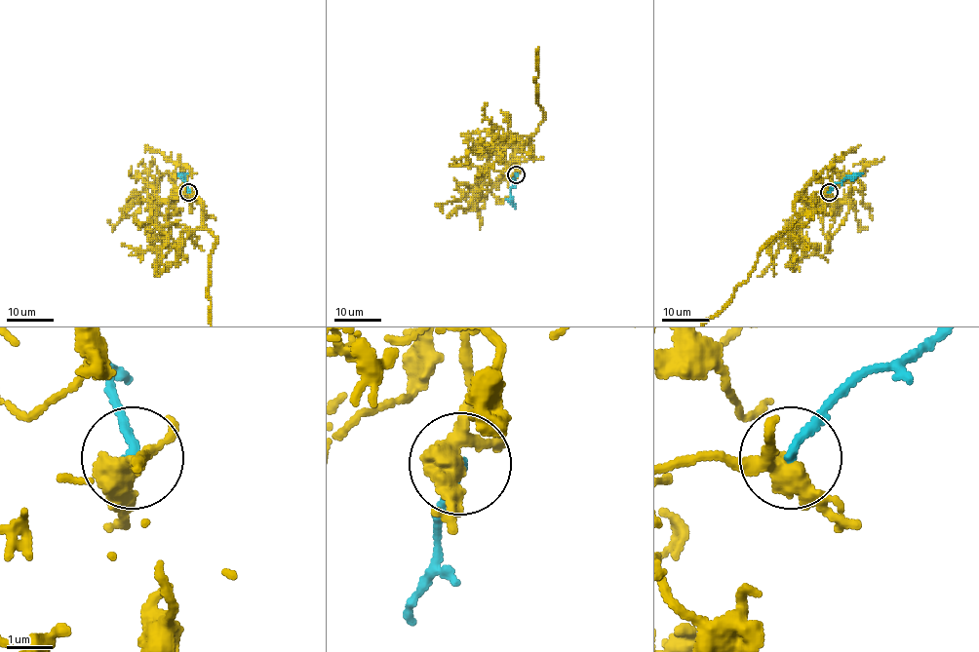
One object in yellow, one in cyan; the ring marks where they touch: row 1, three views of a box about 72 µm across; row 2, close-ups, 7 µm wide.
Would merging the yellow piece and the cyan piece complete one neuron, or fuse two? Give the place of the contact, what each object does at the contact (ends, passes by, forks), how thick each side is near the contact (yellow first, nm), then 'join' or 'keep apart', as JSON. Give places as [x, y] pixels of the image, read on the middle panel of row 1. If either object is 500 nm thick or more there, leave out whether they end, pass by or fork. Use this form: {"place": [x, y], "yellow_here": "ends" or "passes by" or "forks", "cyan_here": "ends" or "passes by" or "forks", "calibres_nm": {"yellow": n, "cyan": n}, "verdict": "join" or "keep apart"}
{"place": [516, 174], "yellow_here": "forks", "cyan_here": "ends", "calibres_nm": {"yellow": 400, "cyan": 200}, "verdict": "keep apart"}

